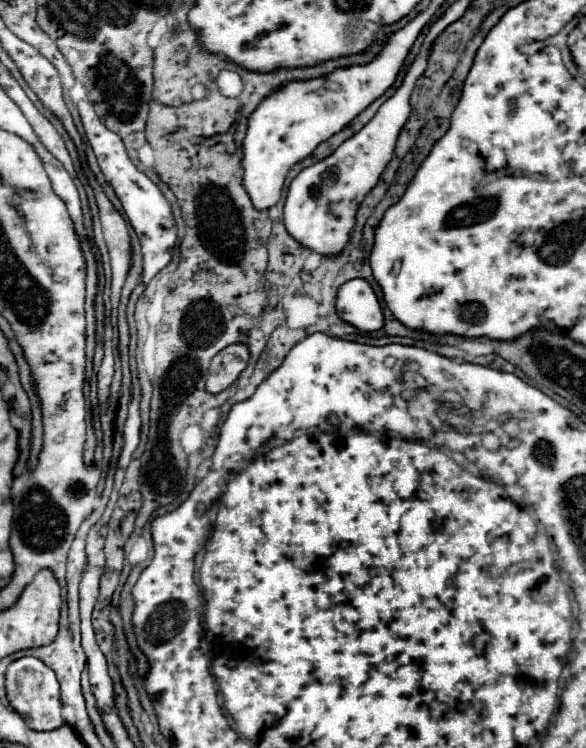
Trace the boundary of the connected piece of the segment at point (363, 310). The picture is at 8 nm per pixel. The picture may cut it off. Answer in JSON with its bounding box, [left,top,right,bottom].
[336,279,384,331]

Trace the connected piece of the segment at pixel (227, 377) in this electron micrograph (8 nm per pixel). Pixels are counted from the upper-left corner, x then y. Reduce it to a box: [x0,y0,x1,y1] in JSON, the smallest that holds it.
[206,343,250,395]

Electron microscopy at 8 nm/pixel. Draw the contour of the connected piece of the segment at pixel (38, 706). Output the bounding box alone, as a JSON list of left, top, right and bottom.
[6,657,62,731]

